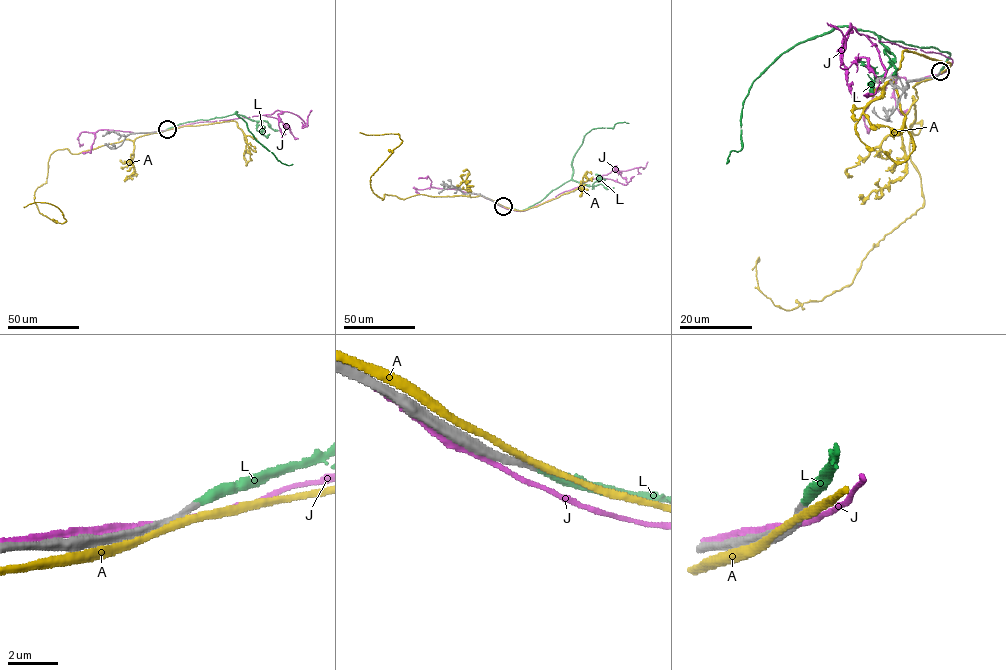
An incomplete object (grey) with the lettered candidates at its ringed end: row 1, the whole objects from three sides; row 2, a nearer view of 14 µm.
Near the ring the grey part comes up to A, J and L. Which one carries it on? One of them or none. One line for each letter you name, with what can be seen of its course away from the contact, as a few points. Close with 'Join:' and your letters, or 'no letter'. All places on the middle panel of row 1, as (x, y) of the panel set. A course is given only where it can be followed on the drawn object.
L: course (503, 206), (520, 210), (540, 201), (571, 178), (574, 154), (590, 131), (613, 128), (618, 122), (629, 123)
Join: L

